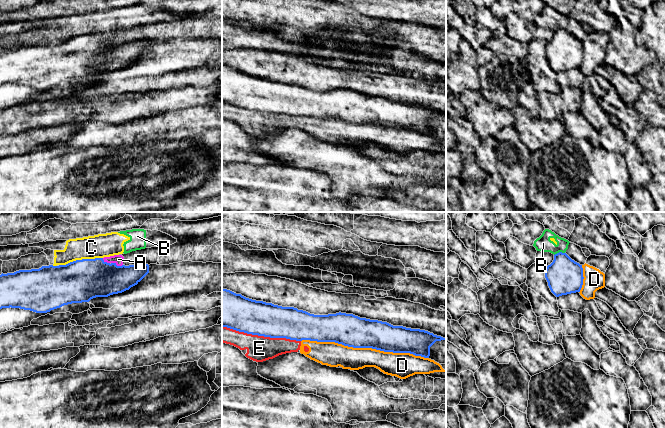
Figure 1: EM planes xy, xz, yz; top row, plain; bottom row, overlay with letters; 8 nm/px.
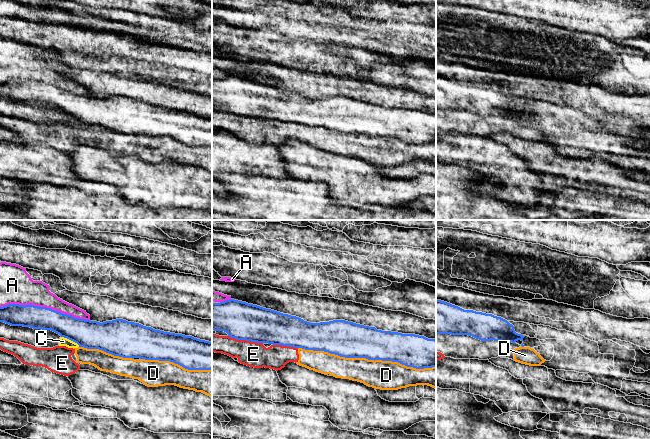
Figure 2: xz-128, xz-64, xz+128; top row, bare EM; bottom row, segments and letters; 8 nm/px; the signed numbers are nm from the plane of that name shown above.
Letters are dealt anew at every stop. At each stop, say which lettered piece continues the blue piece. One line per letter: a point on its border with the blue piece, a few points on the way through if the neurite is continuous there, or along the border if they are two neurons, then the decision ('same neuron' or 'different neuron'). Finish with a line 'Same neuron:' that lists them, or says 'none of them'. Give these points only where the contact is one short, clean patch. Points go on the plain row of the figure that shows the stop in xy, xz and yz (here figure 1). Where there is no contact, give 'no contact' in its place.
A: xy (116, 41) | different neuron
B: yz (559, 28) | along yz (564, 28), (558, 28), (554, 31) | different neuron
C: xy (80, 36) | different neuron
D: xz (365, 123) | different neuron
E: xz (261, 111) | different neuron
Same neuron: none of them

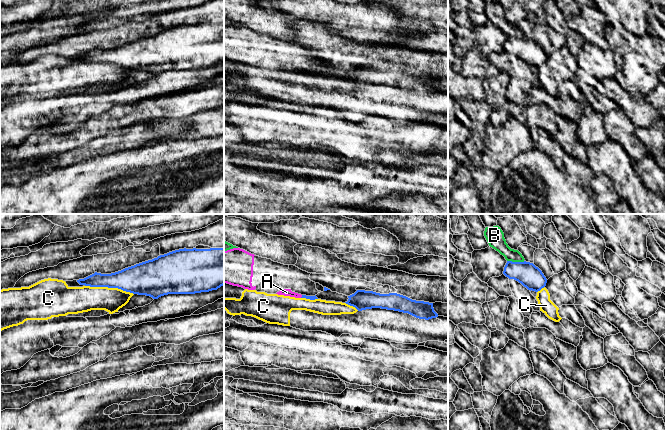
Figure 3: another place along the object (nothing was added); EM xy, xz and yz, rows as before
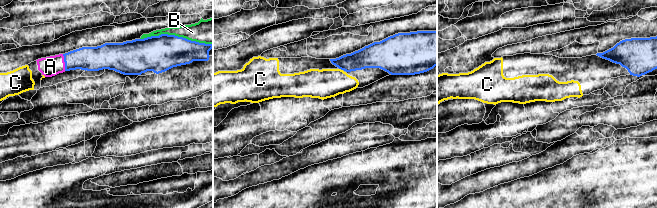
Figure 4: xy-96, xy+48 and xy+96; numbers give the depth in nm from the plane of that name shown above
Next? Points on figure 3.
A: xz (302, 72) | across xz (303, 72), (302, 72), (286, 68) | same neuron
B: yz (516, 38) | different neuron
C: xy (109, 63) | along xy (85, 61), (117, 63), (133, 70) | different neuron
Same neuron: A

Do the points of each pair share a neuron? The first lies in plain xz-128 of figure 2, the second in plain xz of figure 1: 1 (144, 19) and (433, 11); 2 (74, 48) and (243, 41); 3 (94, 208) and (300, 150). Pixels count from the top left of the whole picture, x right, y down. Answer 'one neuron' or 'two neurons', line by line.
1: two neurons
2: one neuron
3: two neurons

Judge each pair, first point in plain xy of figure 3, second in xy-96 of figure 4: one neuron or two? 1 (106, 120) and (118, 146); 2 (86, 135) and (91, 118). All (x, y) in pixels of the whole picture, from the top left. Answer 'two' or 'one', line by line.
1: two
2: one

